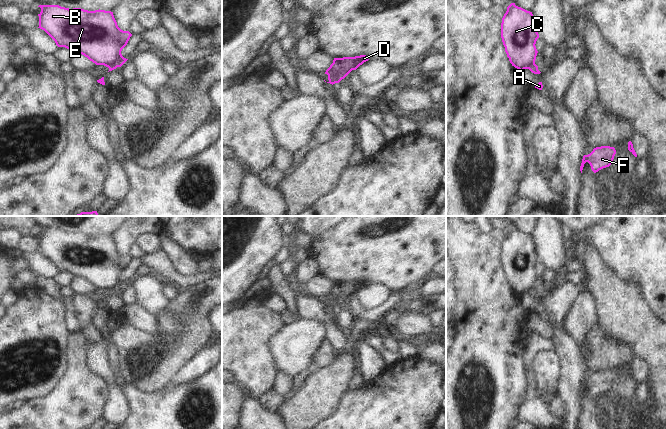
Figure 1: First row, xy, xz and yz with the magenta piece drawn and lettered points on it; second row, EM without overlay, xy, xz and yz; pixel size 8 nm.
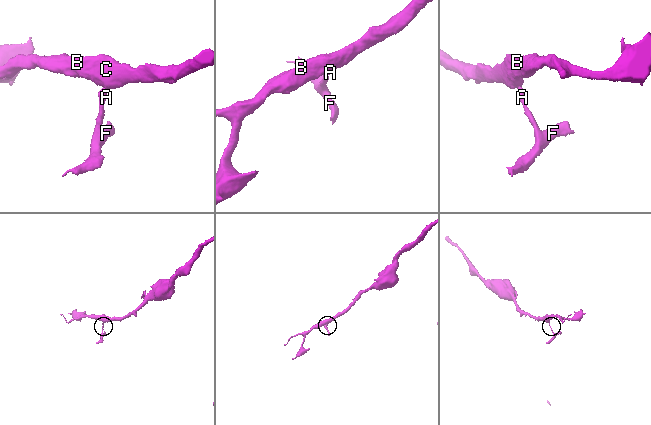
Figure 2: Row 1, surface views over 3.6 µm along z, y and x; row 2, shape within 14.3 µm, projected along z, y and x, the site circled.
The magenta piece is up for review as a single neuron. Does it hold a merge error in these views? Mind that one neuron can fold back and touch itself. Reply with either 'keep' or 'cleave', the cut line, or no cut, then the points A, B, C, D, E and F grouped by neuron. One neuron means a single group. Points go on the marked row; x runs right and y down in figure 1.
cleave; cut xz (342, 78), (333, 77), (329, 82); groups A F / B C D E

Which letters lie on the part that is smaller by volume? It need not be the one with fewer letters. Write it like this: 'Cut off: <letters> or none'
Cut off: A, F

